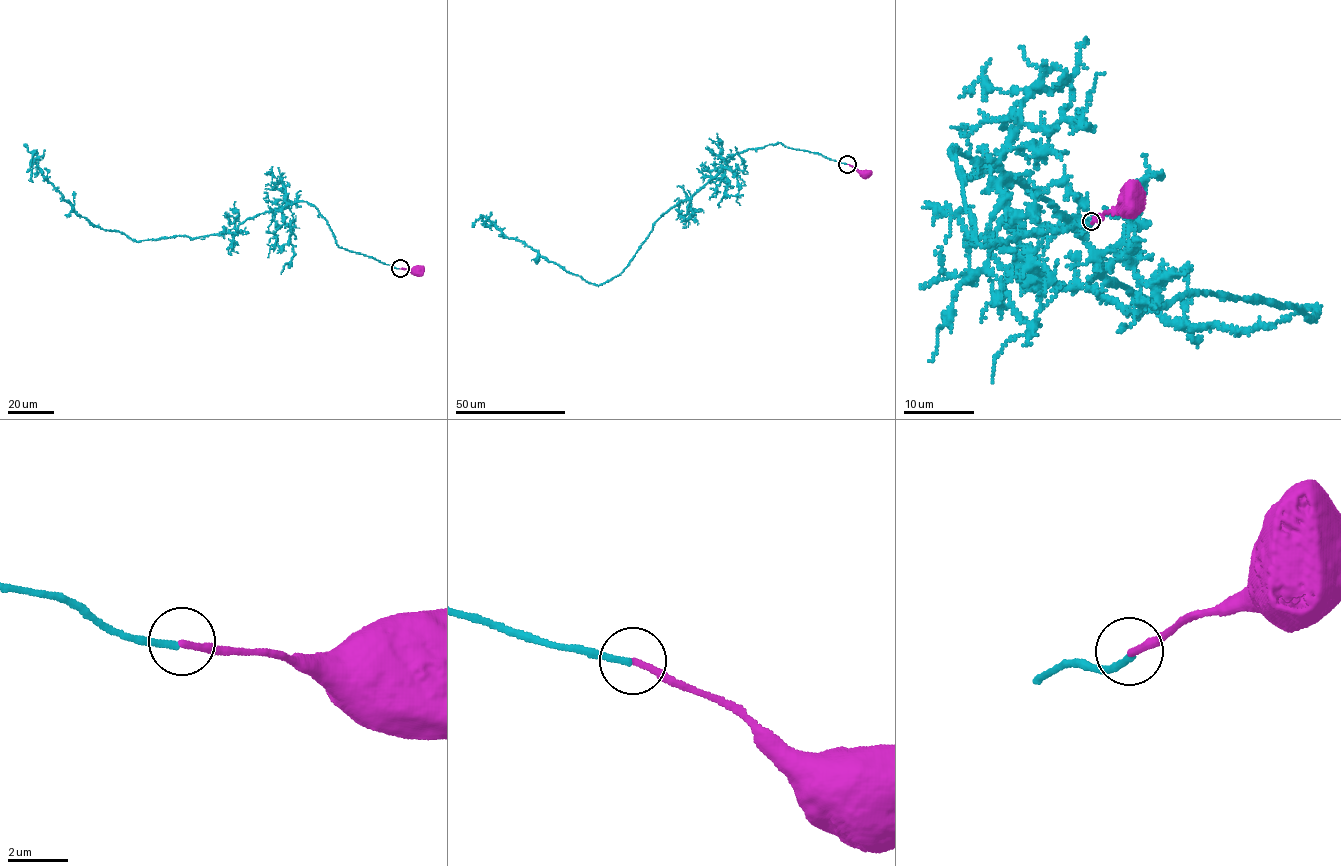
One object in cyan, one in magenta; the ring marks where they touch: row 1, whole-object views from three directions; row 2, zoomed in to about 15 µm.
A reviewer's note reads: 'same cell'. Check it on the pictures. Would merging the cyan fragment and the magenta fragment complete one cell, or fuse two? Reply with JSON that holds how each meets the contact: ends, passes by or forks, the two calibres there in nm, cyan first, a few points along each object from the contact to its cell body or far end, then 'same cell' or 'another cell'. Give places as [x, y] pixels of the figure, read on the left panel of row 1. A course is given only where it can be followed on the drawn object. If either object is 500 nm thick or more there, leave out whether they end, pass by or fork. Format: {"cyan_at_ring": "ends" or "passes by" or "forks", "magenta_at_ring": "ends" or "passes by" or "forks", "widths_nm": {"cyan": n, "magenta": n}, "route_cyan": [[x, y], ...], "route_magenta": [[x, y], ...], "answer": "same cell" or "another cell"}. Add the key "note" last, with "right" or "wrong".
{"cyan_at_ring": "ends", "magenta_at_ring": "ends", "widths_nm": {"cyan": 220, "magenta": 240}, "route_cyan": [[399, 268], [339, 247], [317, 209], [301, 201], [247, 218], [234, 232], [132, 240], [76, 215], [24, 144]], "route_magenta": [[400, 268], [416, 271]], "answer": "same cell", "note": "right"}

